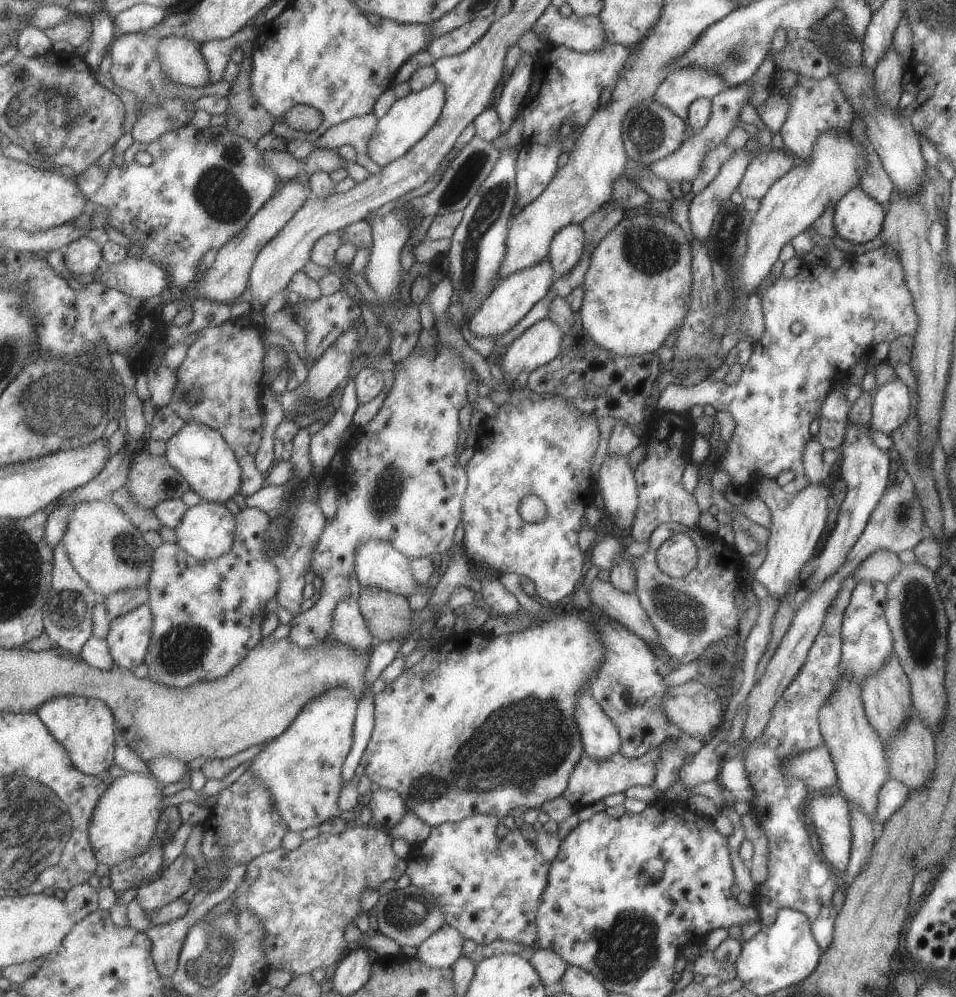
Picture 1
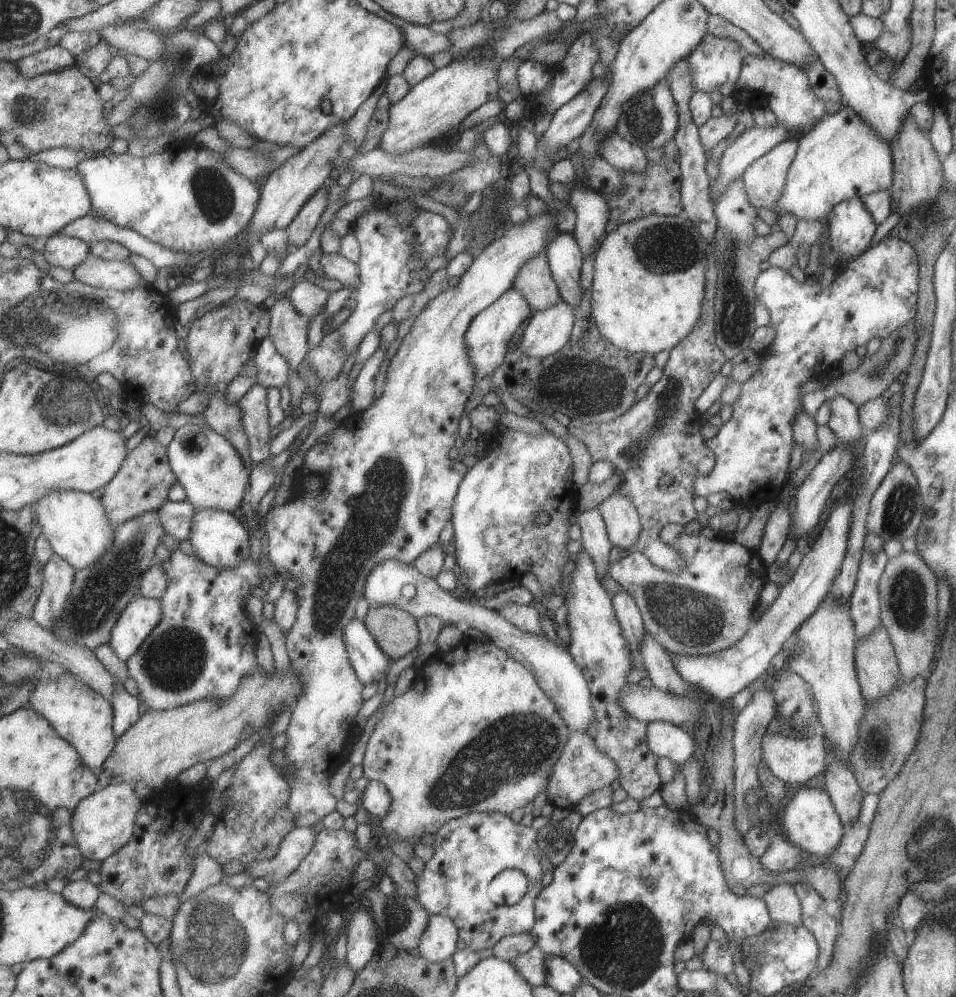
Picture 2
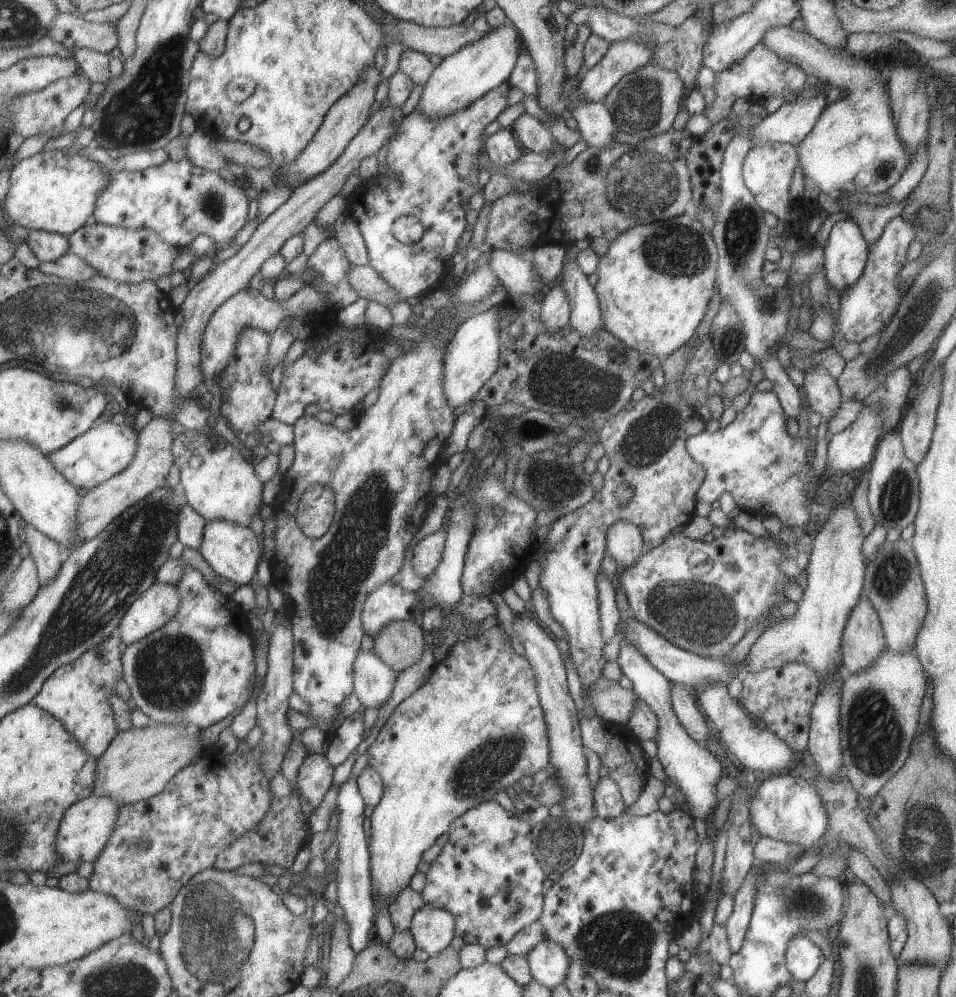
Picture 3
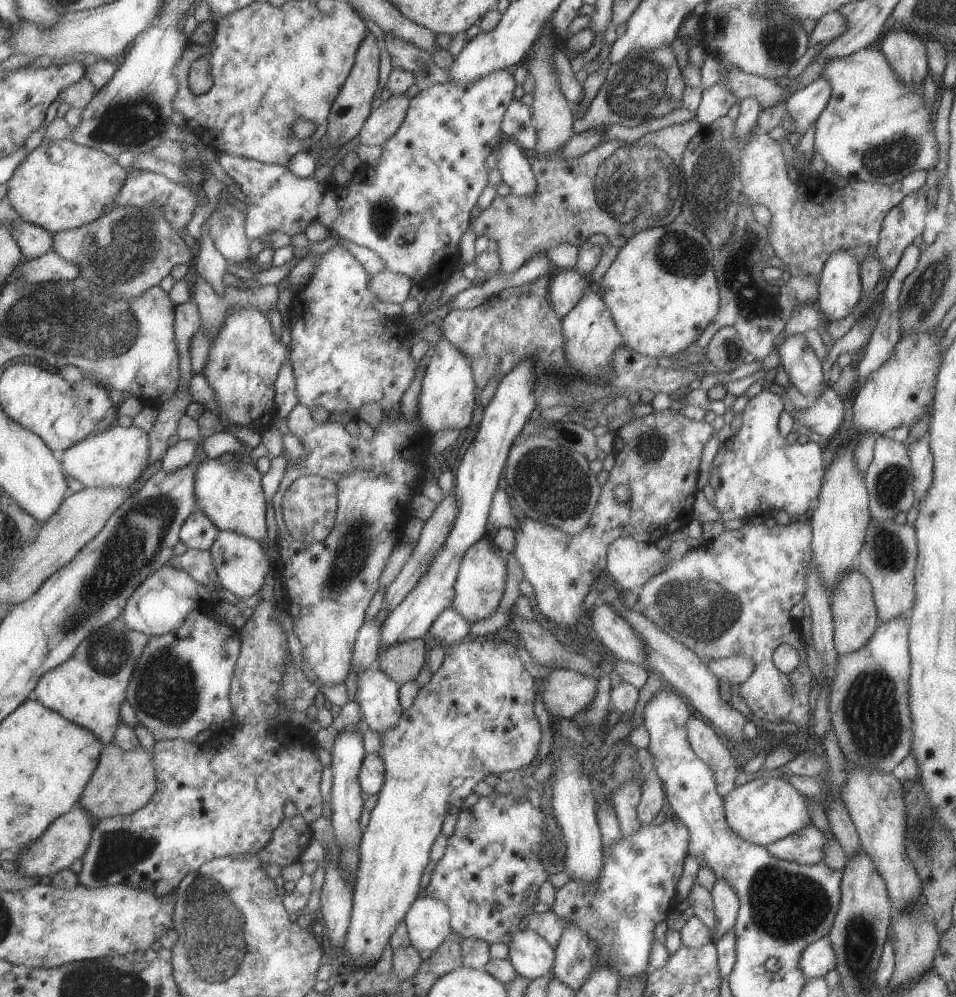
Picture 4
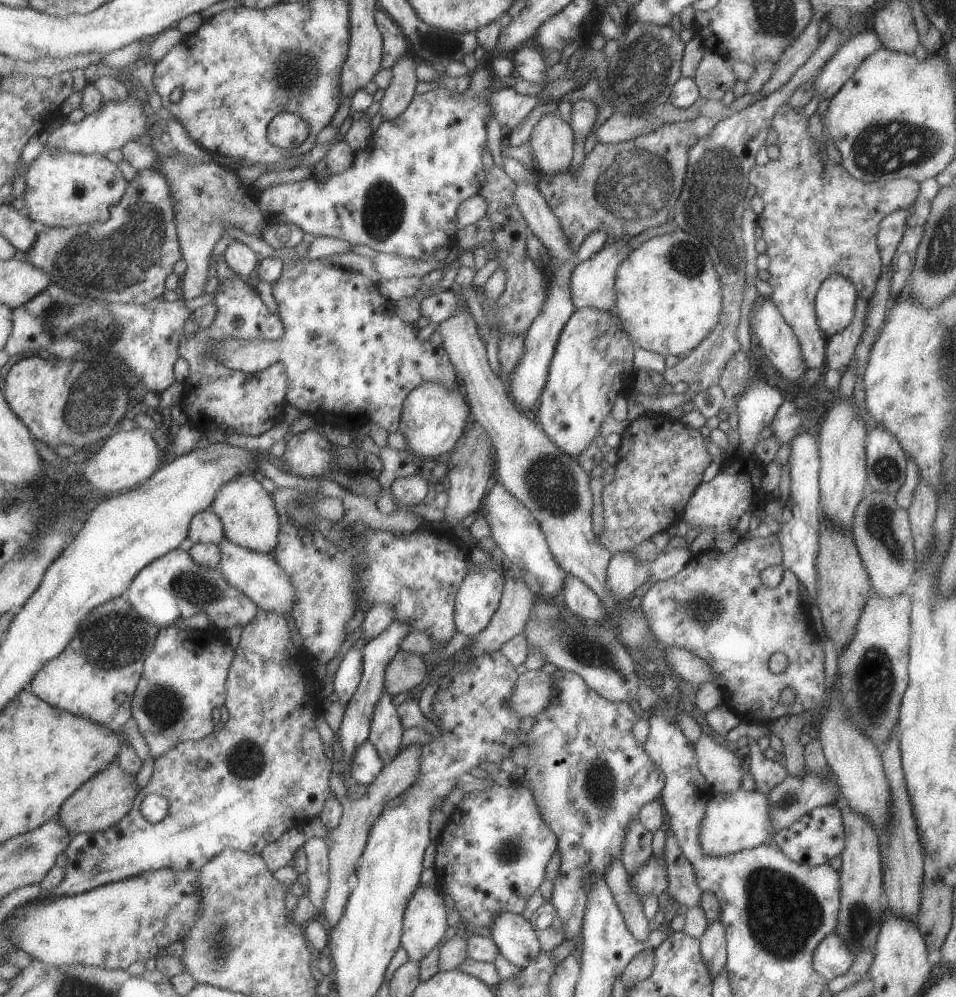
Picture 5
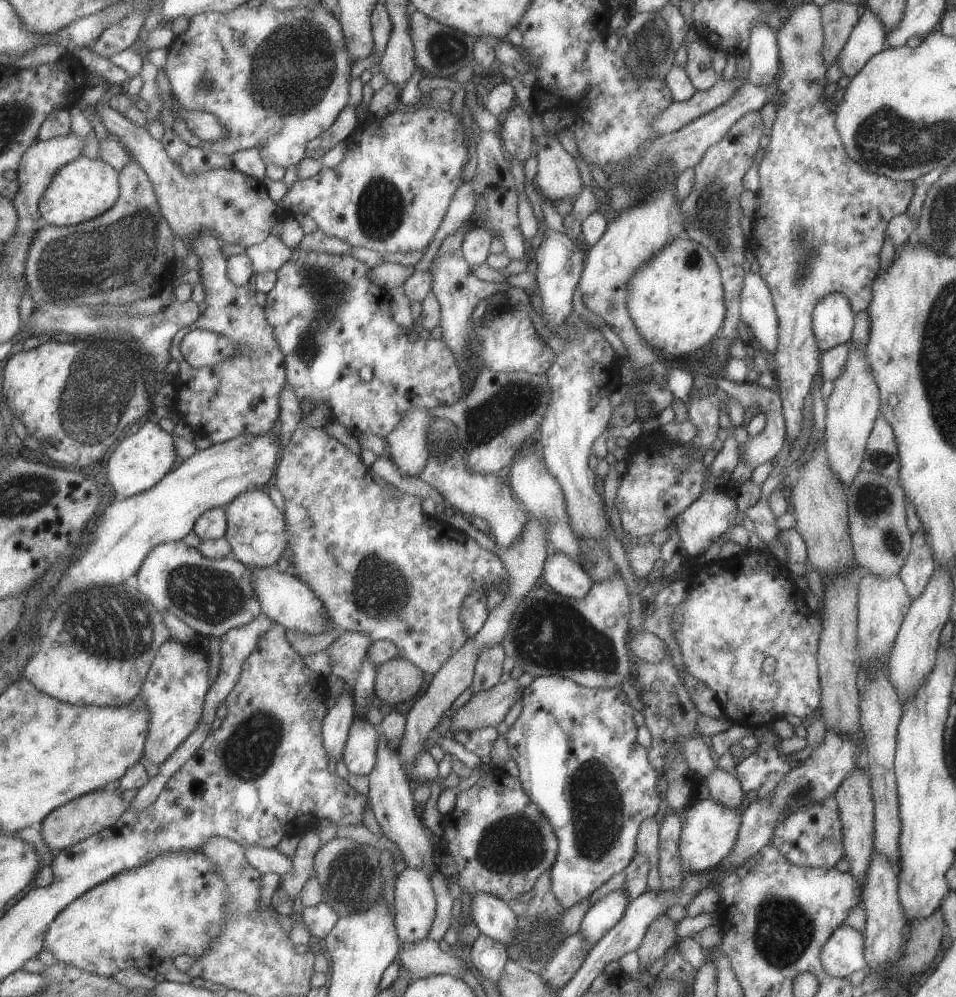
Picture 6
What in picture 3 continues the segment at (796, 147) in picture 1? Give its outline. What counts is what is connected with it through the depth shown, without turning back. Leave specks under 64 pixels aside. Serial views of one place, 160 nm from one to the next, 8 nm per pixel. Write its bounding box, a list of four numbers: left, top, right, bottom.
[702,41,805,123]

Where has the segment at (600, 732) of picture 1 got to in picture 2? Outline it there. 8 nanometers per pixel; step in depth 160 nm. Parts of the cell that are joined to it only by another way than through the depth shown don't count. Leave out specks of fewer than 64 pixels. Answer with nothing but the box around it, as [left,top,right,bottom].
[363,558,593,732]

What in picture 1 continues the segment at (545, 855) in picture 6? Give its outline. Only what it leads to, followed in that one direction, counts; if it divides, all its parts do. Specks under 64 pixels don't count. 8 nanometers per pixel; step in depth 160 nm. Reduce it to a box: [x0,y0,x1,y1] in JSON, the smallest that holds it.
[404,813,550,947]

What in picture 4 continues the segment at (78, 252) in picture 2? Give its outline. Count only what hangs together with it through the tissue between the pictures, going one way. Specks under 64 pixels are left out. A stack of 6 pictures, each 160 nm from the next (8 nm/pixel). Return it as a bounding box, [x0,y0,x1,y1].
[10,219,54,260]

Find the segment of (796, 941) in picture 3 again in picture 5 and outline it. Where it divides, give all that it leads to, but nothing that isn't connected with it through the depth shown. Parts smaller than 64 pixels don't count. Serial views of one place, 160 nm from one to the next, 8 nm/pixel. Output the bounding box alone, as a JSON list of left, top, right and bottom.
[812,932,854,981]

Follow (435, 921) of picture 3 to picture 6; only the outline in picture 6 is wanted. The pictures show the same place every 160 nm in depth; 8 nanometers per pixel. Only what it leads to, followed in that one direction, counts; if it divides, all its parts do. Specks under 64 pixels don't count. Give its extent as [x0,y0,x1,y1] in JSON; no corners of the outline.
[391,866,437,944]

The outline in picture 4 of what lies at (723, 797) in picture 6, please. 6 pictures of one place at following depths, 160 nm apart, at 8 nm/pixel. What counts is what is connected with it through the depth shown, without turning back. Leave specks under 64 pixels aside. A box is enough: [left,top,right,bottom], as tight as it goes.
[686,717,739,797]

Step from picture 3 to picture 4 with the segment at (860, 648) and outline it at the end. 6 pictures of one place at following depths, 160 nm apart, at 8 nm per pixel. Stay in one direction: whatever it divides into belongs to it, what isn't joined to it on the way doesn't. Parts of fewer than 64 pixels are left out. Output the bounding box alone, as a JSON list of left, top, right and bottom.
[830,568,878,655]

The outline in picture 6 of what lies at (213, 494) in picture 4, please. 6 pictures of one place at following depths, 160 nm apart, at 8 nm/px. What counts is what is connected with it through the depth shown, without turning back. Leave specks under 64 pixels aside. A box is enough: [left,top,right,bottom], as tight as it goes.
[225,490,287,568]

